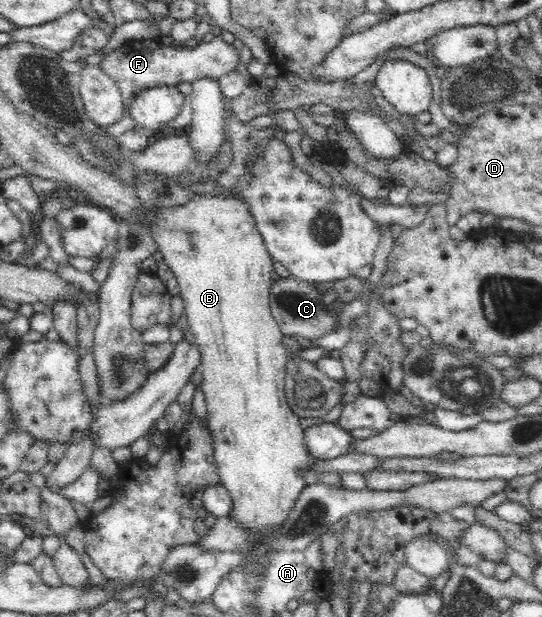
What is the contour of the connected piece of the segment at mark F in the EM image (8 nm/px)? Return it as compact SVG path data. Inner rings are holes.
M221 38L210 43L201 43L194 48L186 49L176 45L165 46L159 39L141 39L128 41L114 51L106 53L100 68L121 90L125 102L126 115L128 103L136 91L154 85L178 85L181 82L199 81L205 77L218 78L220 75L234 70L239 63L237 52Z

